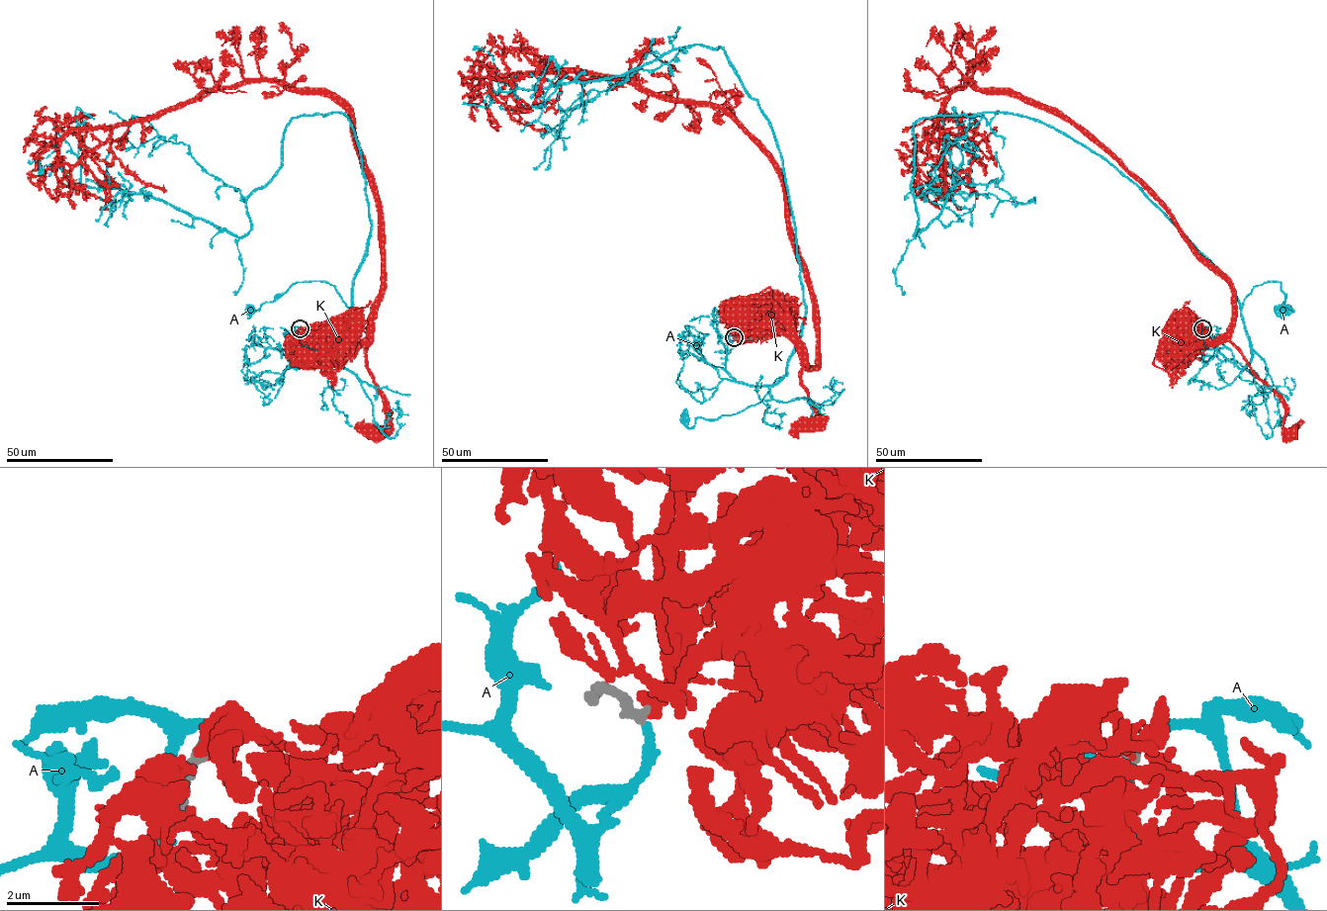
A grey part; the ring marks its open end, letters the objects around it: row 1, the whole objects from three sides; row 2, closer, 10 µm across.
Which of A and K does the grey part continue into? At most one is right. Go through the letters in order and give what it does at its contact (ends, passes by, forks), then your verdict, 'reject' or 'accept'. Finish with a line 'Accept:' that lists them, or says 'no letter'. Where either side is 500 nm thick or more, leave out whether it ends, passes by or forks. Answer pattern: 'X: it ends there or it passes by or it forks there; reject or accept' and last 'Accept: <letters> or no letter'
A: it ends there; accept
K: it ends there; reject
Accept: A

